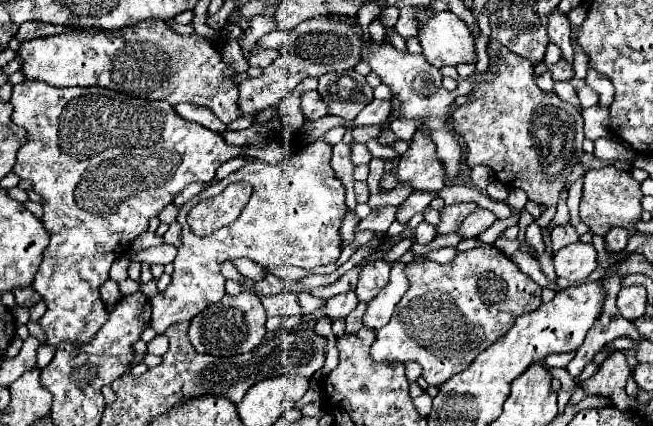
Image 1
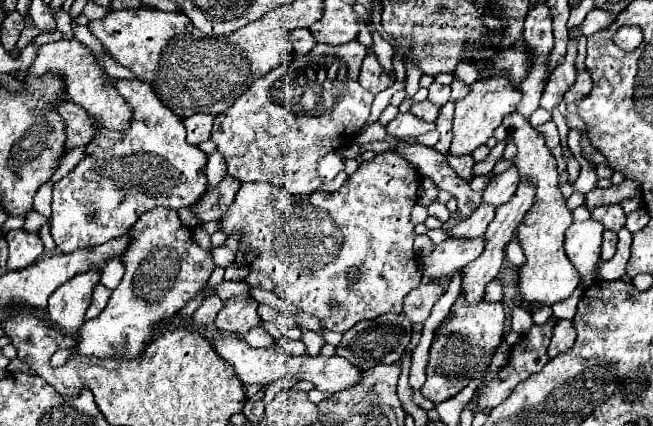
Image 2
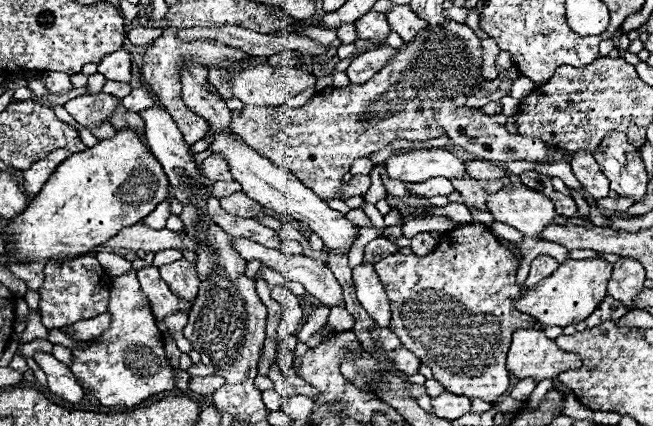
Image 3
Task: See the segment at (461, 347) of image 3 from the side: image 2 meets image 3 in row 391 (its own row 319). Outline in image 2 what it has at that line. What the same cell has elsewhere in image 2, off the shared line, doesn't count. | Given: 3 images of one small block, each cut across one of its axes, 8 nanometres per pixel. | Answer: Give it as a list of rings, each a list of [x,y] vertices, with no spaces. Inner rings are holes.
[[[460,294],[450,310],[450,316],[440,324],[440,328],[434,334],[426,366],[428,378],[420,392],[428,400],[438,404],[458,394],[462,388],[466,388],[472,378],[478,378],[480,372],[490,366],[494,352],[504,340],[504,322],[506,322],[506,312],[502,300],[488,302],[482,298],[476,304],[468,304],[466,296]]]

